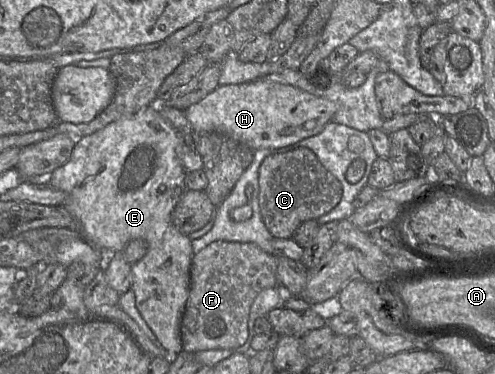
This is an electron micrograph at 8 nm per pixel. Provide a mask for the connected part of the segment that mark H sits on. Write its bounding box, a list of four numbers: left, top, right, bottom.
[185,80,337,151]

